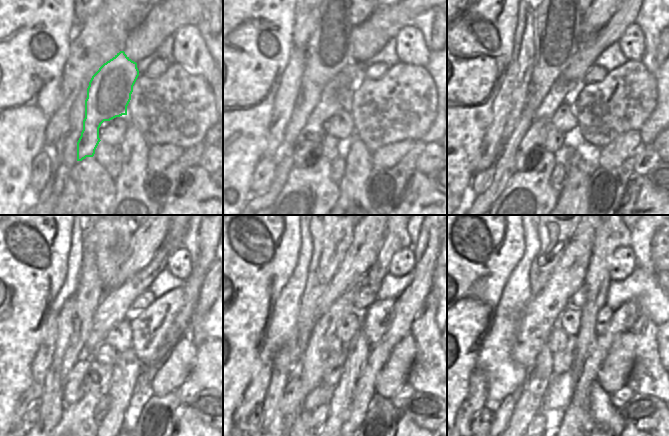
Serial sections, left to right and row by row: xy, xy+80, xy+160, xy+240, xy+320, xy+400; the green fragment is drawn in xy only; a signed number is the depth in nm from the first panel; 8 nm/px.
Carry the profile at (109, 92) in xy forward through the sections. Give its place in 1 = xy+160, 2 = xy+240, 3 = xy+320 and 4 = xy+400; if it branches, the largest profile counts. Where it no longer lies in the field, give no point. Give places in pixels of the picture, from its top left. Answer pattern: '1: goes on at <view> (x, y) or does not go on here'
1: goes on at xy+160 (534, 140)
2: goes on at xy+240 (75, 383)
3: goes on at xy+320 (294, 395)
4: goes on at xy+400 (501, 416)

